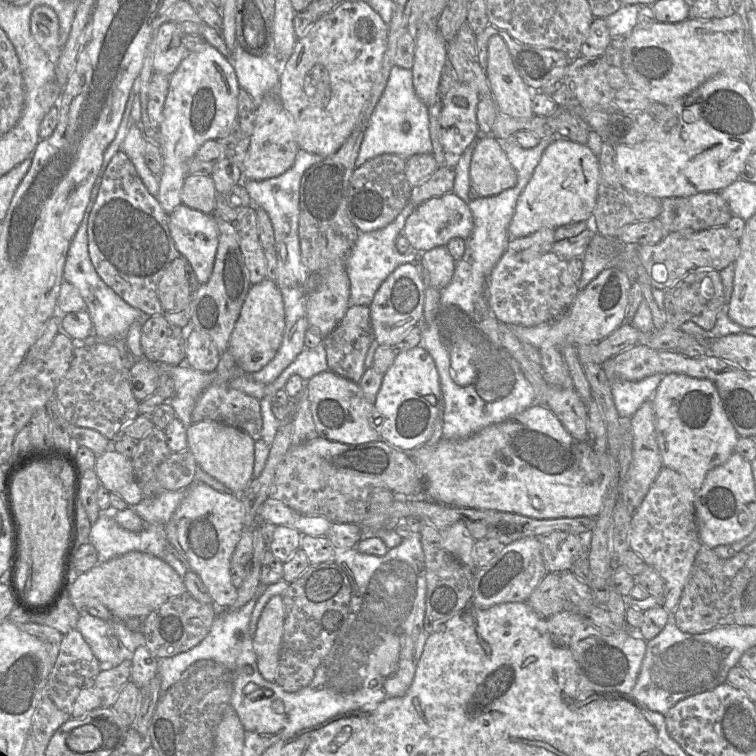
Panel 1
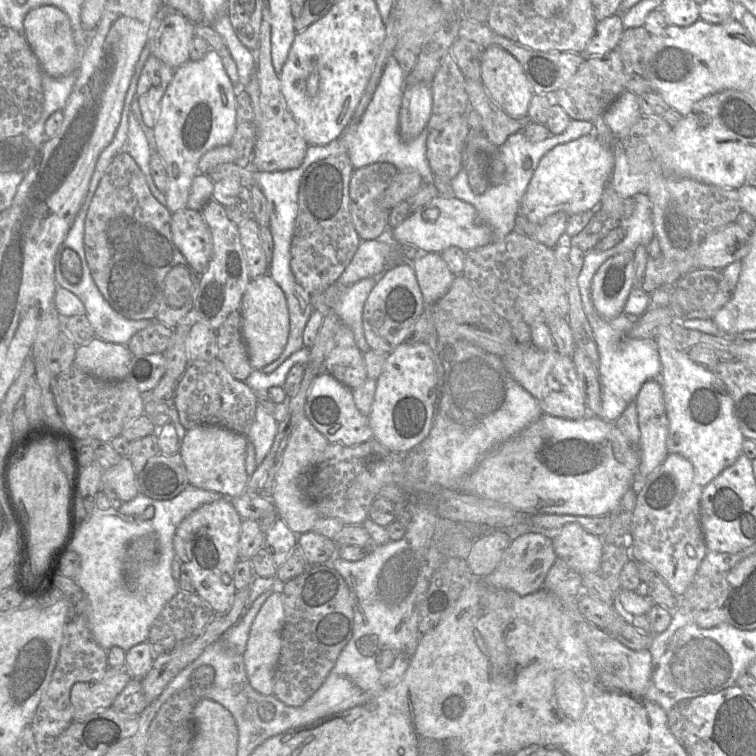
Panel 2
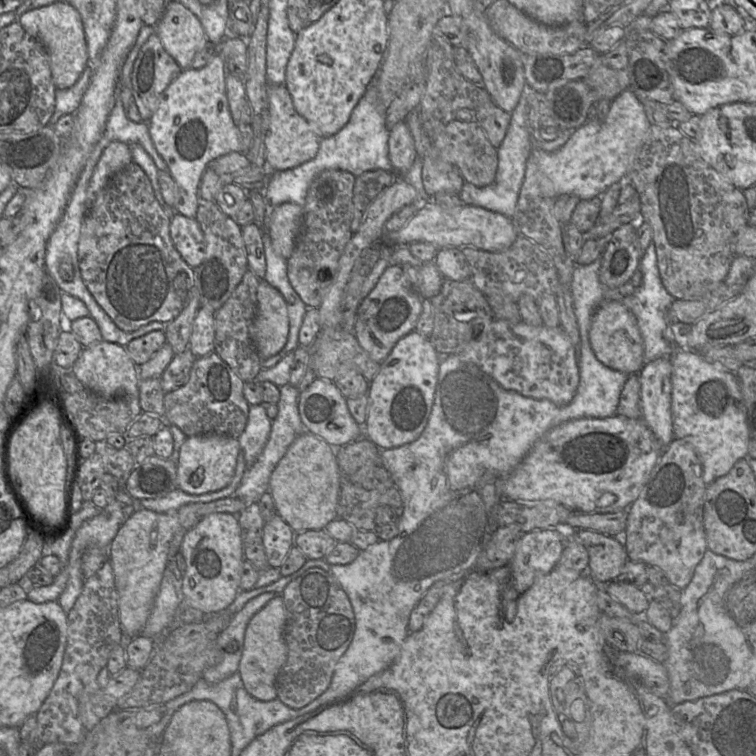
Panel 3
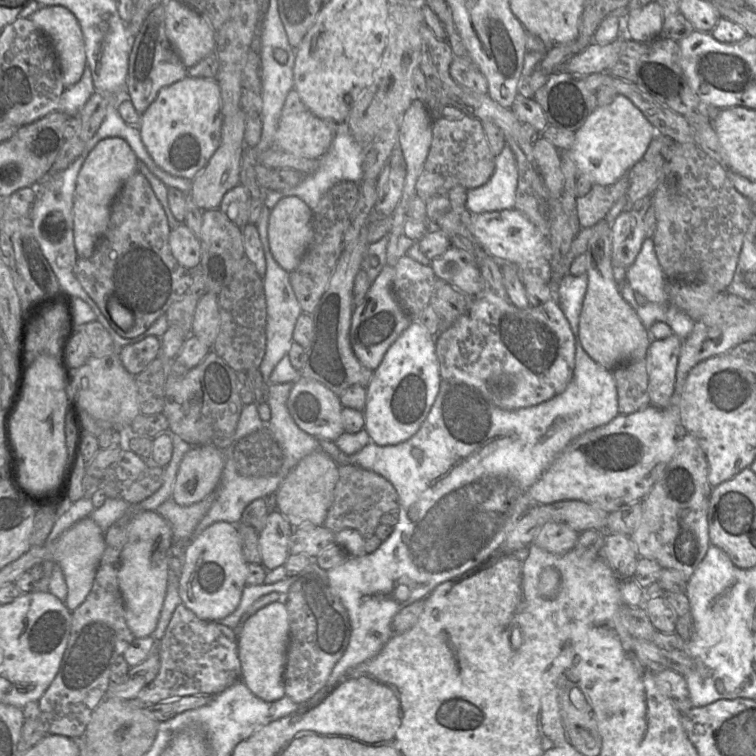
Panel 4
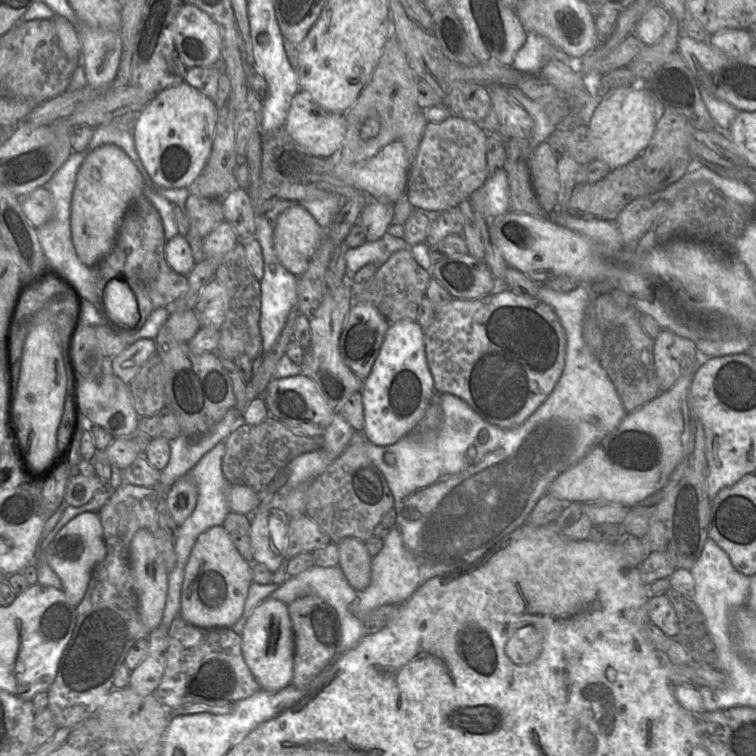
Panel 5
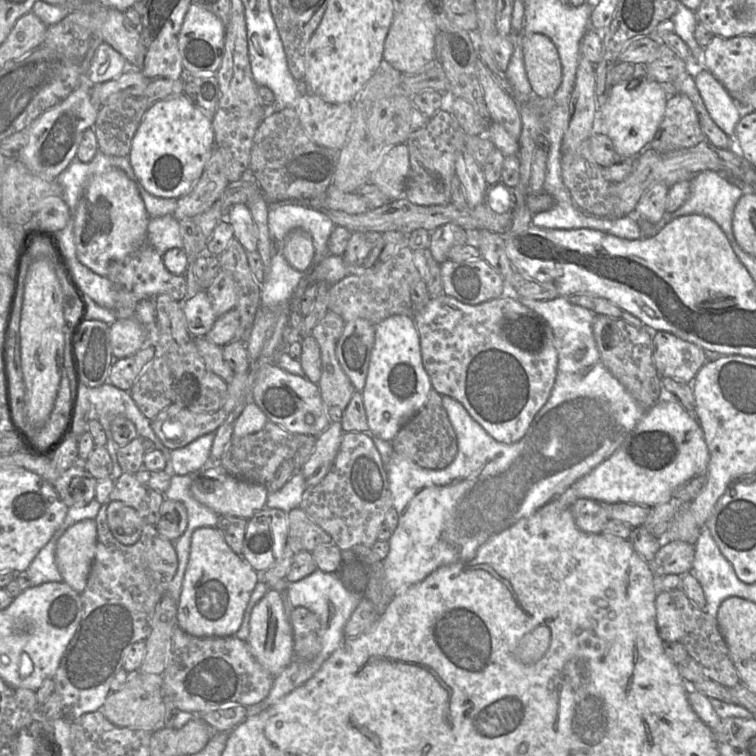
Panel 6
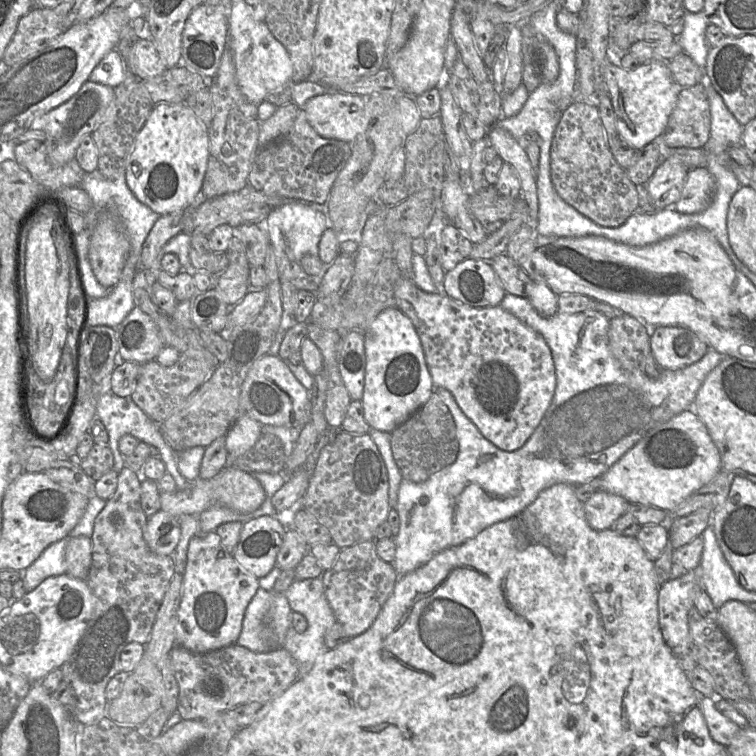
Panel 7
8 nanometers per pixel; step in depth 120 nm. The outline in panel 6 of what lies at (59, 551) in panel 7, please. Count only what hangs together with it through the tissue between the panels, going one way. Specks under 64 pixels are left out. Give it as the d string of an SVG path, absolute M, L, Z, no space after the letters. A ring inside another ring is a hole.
M66 529L56 530L51 539L42 547L27 569L31 586L46 582L61 582L62 576L55 560L55 549L58 539Z

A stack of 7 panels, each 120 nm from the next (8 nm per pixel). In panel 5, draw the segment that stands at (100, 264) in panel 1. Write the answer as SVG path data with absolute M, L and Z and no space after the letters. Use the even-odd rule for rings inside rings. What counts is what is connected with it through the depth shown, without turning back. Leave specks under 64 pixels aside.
M141 195L126 211L111 252L95 266L89 267L93 270L96 293L102 309L103 291L110 280L123 280L131 289L137 301L140 319L130 332L138 332L154 310L167 307L188 288L188 276L175 272L165 259L166 242L158 210L146 196Z

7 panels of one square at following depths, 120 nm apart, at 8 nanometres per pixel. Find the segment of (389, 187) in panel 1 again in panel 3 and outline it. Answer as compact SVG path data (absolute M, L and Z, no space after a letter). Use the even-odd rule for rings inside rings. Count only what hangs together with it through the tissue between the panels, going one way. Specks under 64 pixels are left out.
M383 169L366 171L355 178L351 230L358 229L368 206L395 180L398 174Z

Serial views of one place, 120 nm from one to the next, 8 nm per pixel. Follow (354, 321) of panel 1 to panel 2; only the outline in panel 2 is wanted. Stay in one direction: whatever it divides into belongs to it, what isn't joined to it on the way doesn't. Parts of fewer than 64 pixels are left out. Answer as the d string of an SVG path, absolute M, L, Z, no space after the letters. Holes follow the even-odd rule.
M340 325L335 343L324 362L324 370L350 390L361 386L368 378L363 359L353 332Z

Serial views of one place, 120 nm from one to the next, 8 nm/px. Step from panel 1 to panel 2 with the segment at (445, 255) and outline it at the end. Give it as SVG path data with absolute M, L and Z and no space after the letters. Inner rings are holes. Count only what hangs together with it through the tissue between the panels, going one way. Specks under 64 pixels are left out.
M426 252L414 260L402 262L413 267L425 305L438 301L455 277L439 252Z

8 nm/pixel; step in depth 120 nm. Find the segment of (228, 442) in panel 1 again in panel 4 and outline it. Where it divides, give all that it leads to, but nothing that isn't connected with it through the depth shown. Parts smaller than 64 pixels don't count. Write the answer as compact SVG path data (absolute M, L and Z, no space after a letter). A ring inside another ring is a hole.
M198 445L184 455L172 493L177 504L190 506L216 490L225 467L224 450Z

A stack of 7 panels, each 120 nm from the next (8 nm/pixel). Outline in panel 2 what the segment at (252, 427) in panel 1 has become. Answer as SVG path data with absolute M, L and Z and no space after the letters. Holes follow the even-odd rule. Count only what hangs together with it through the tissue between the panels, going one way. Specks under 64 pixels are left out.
M218 358L189 363L179 379L171 404L177 409L186 431L200 425L220 426L247 436L254 424L257 407L255 392L235 379Z

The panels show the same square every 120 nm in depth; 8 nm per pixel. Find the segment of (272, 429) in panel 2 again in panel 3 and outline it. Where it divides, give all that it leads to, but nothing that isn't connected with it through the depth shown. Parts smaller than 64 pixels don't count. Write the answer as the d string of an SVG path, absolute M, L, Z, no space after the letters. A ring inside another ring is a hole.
M250 405L246 428L238 438L244 453L246 468L250 468L262 453L271 433L272 420L262 405Z

